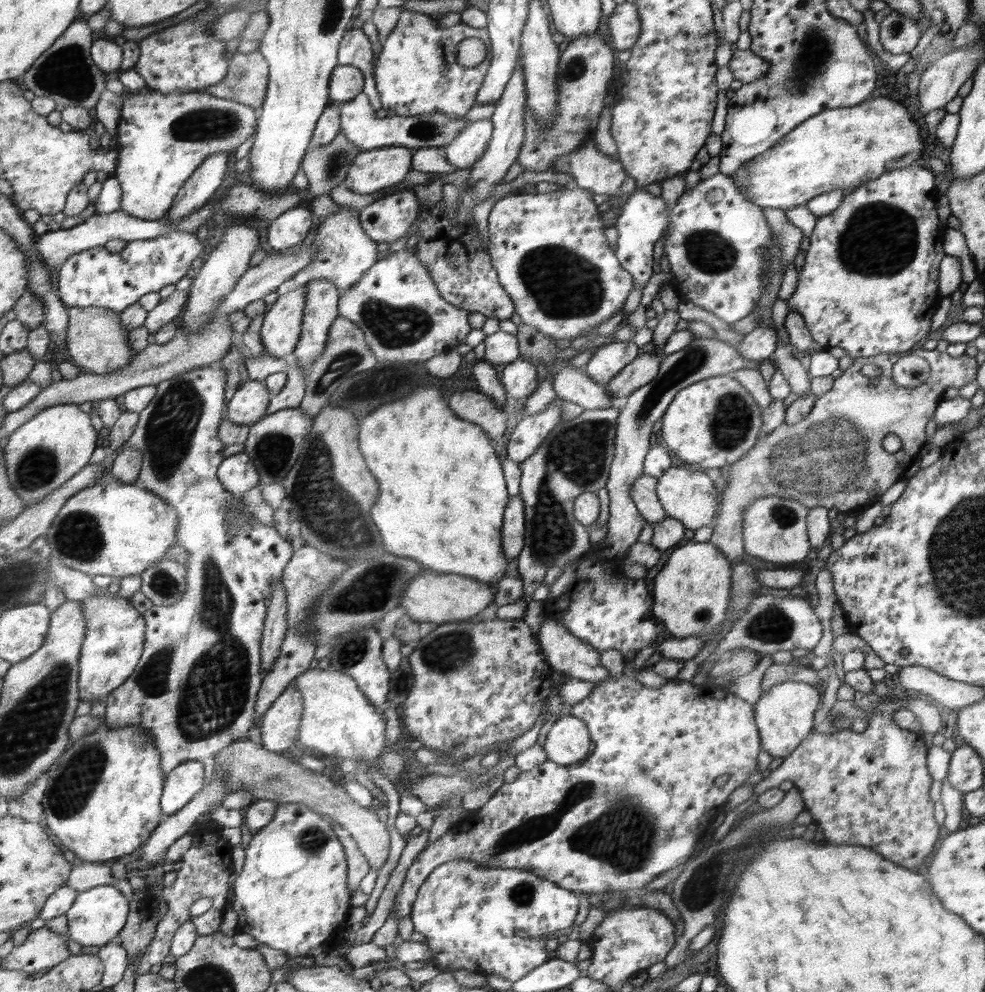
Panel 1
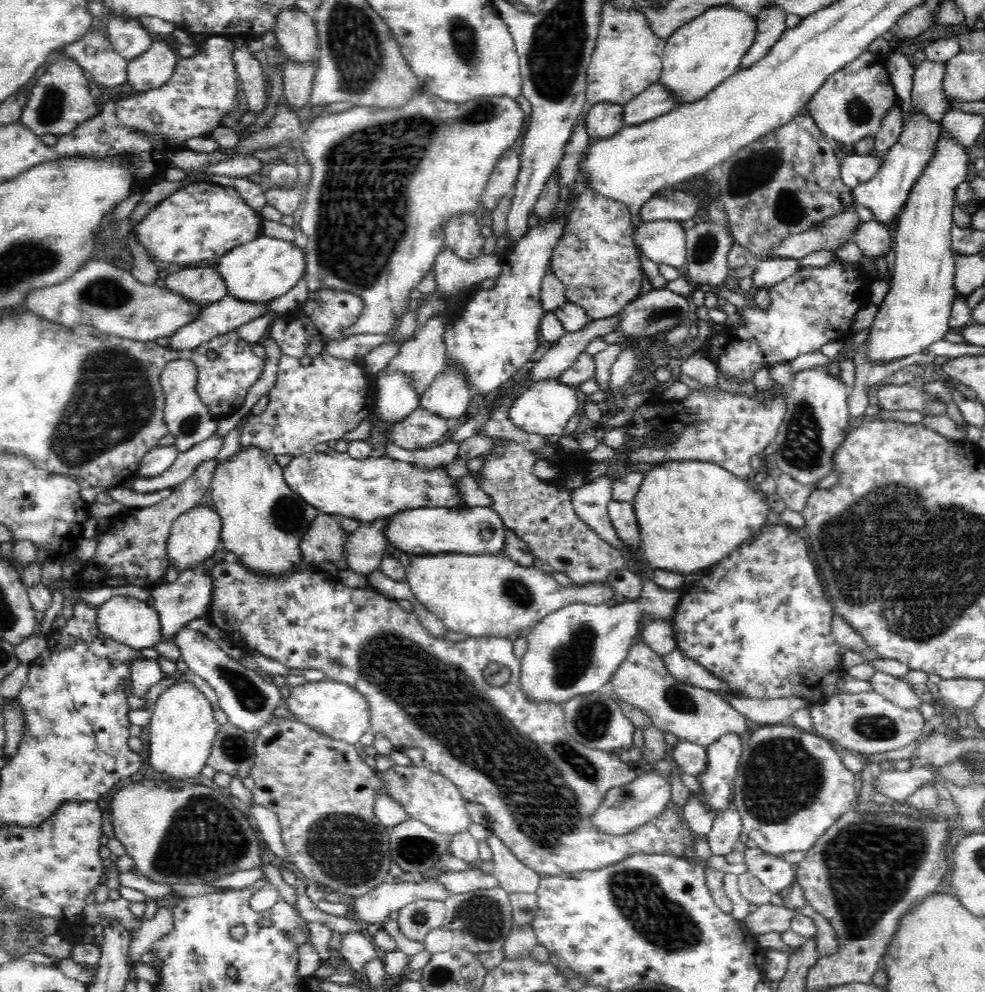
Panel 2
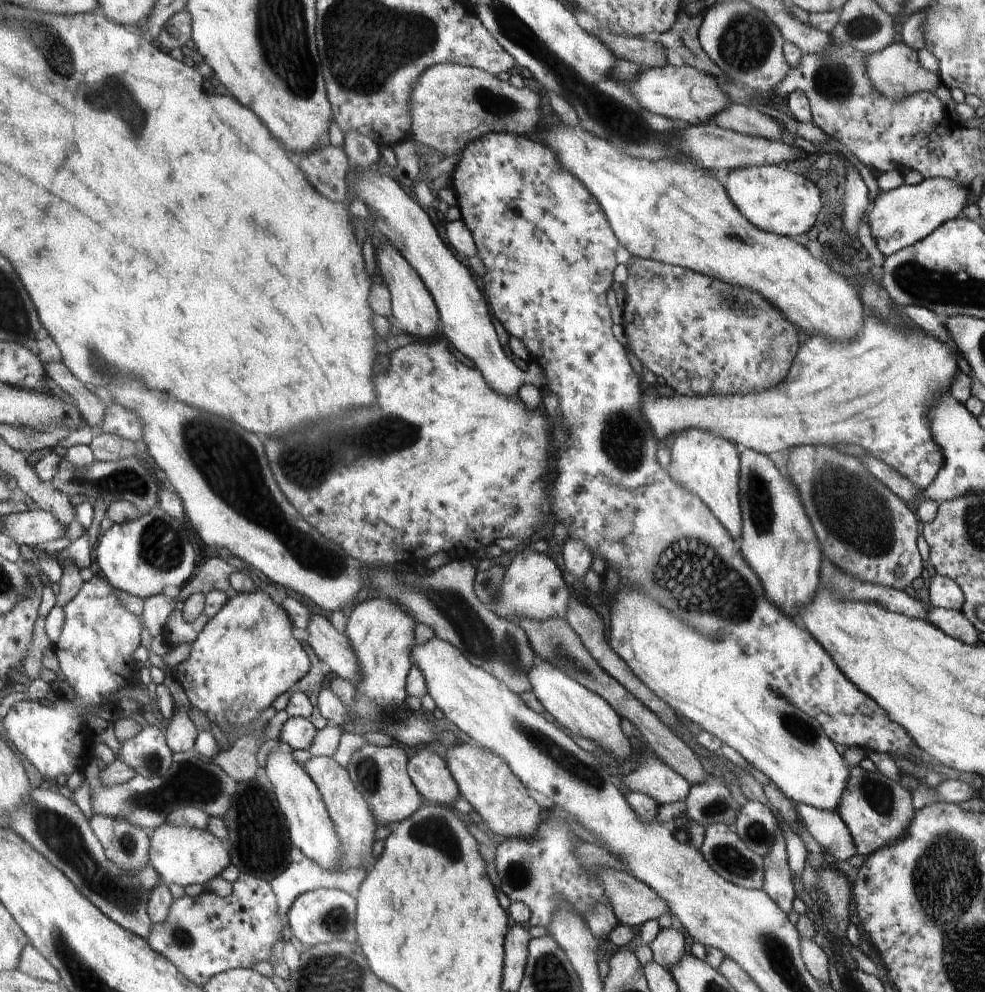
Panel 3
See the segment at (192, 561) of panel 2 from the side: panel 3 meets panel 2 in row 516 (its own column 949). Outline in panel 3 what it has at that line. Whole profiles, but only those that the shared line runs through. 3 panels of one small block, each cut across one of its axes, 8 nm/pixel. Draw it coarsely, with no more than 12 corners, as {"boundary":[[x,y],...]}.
{"boundary":[[946,177],[878,195],[868,224],[886,258],[954,220],[966,188]]}

